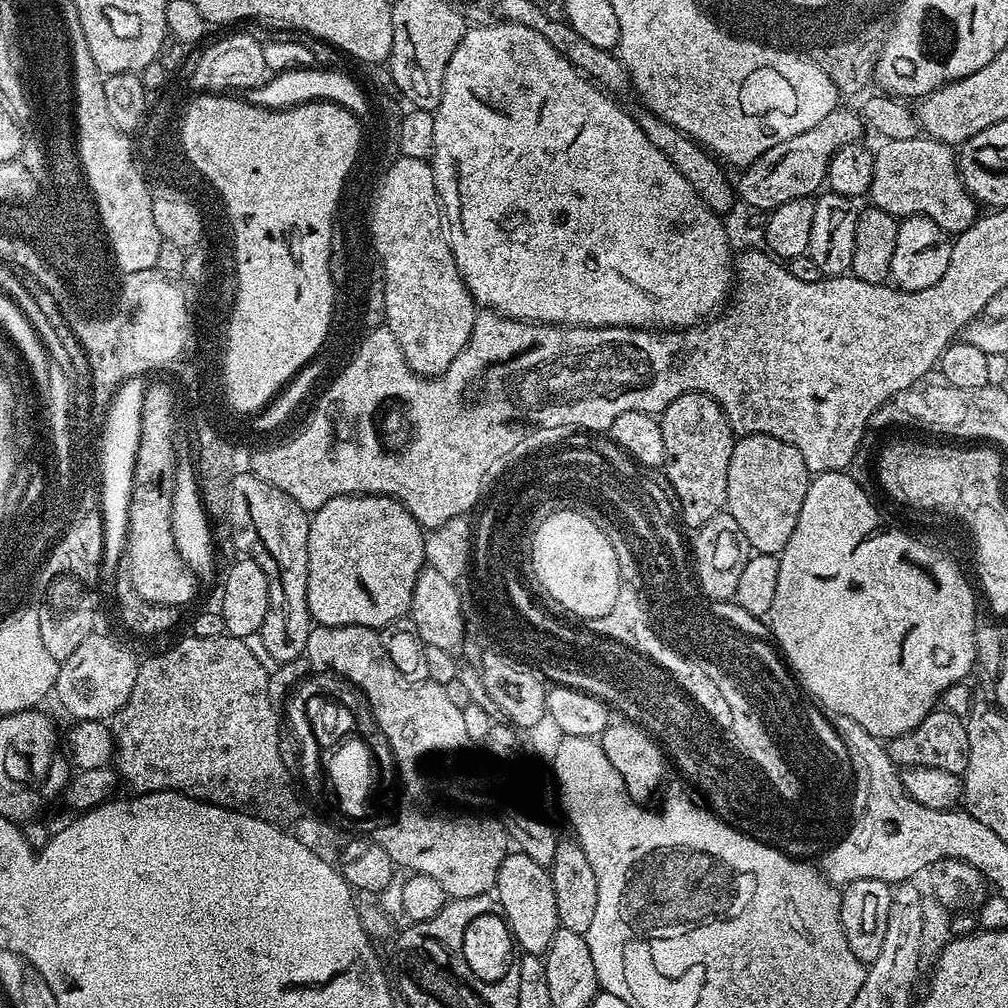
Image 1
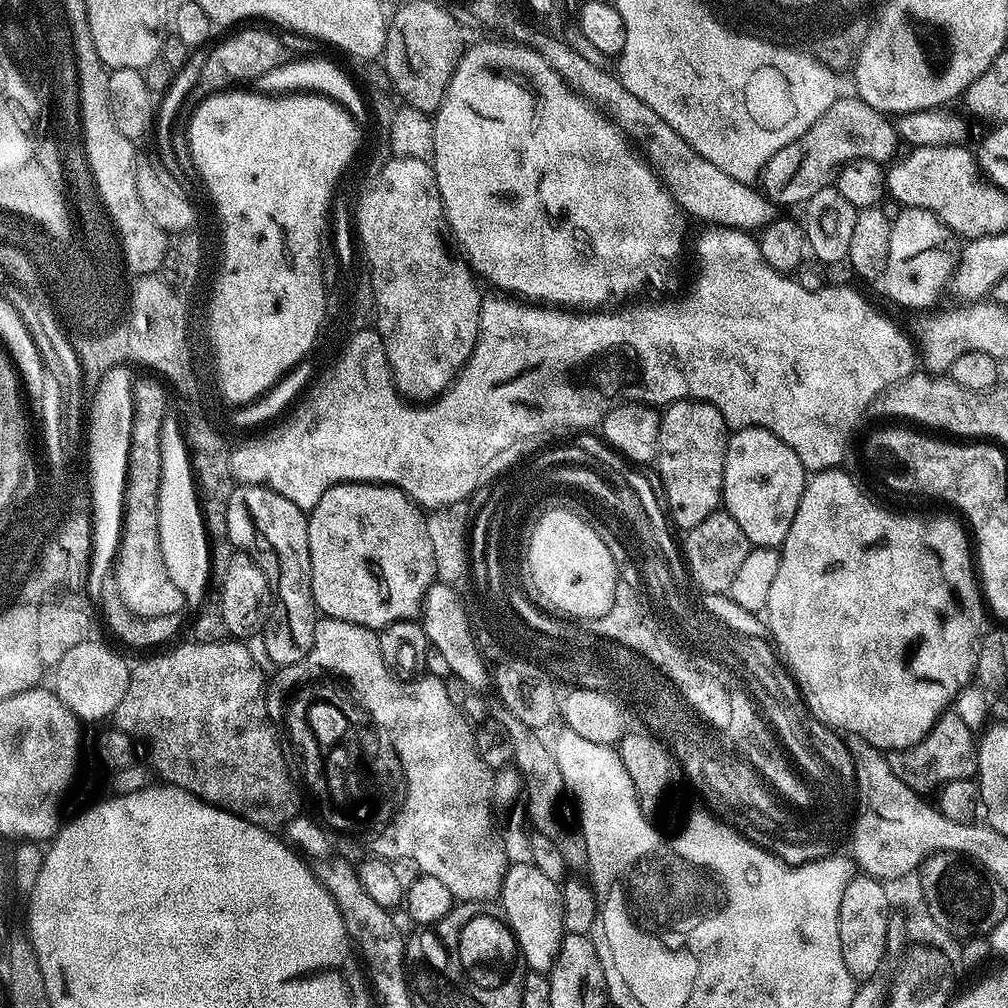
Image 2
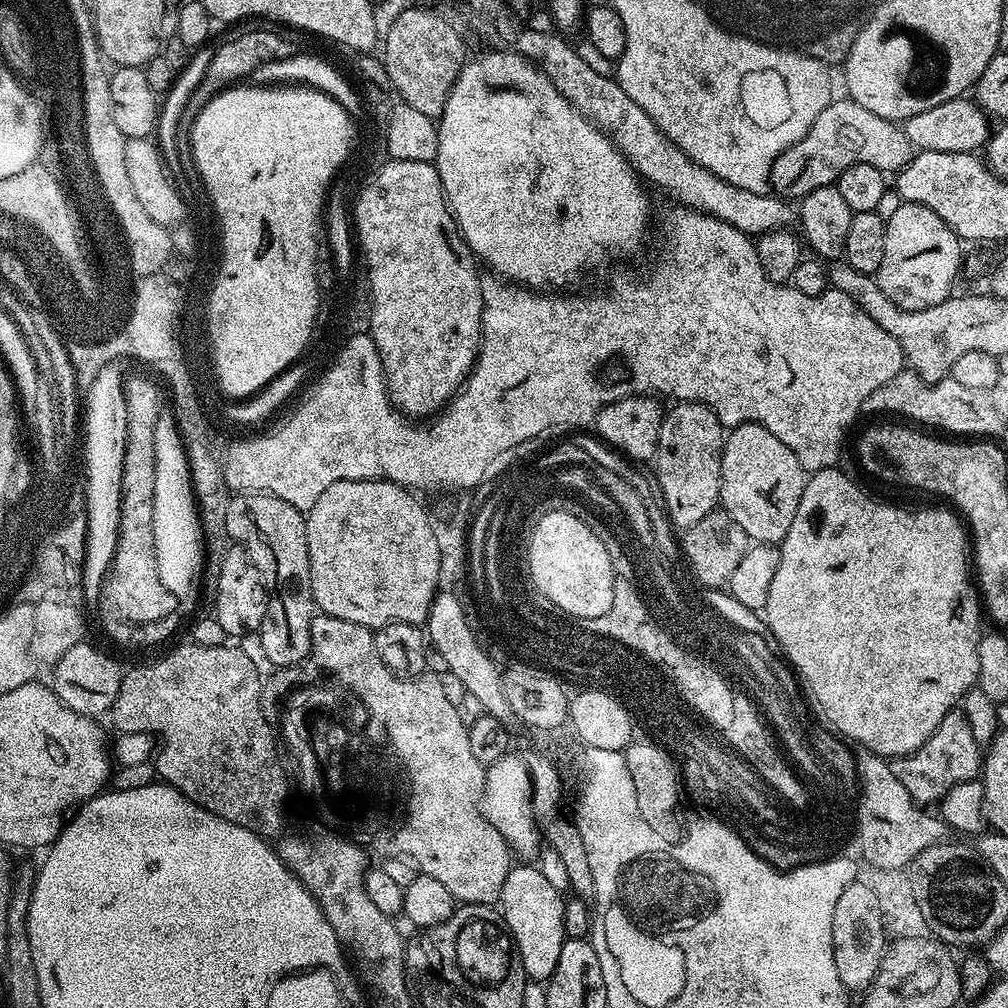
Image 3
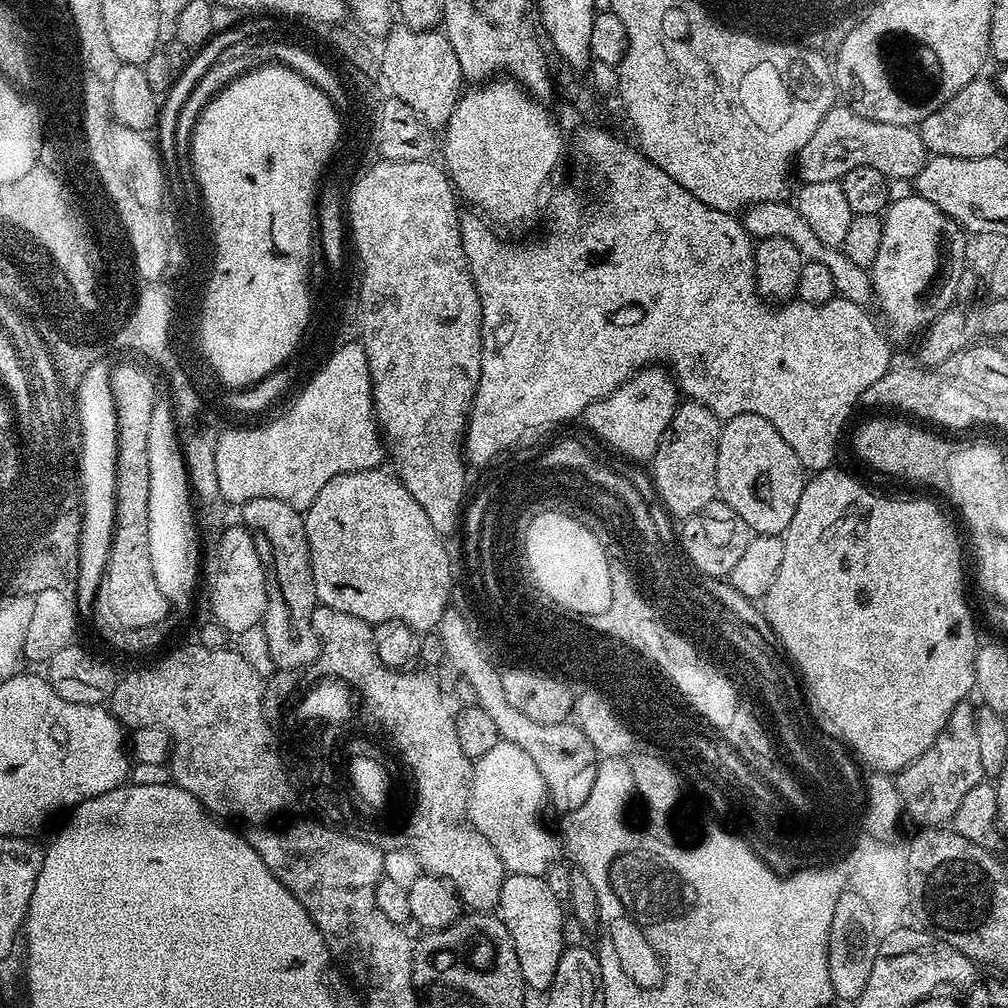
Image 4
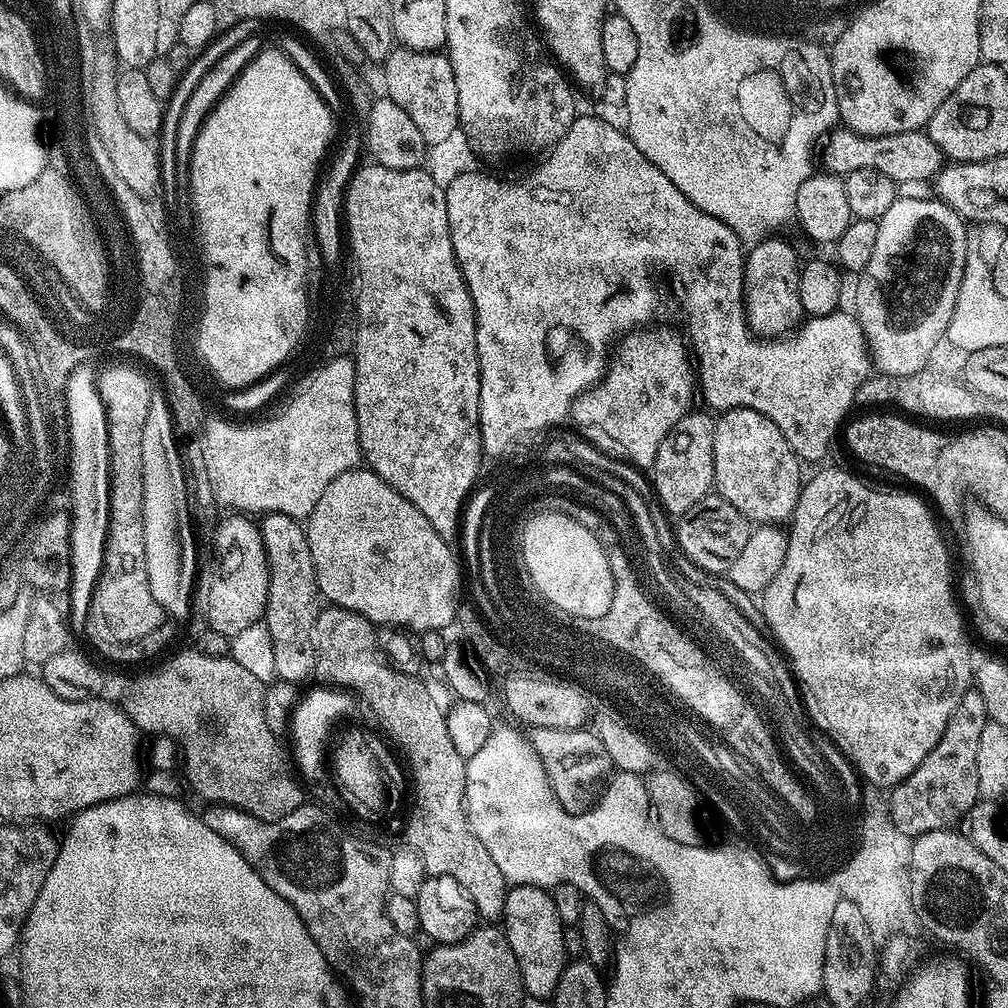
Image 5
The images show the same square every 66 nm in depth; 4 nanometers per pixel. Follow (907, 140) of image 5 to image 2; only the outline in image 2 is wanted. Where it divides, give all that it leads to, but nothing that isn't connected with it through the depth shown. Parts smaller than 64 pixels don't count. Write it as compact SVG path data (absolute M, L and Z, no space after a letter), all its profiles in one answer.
M844 100L835 103L794 142L782 146L760 172L759 187L773 205L808 203L818 190L829 187L835 181L841 164L858 158L870 158L888 162L897 155L898 137L893 121L885 113L876 112L868 103Z

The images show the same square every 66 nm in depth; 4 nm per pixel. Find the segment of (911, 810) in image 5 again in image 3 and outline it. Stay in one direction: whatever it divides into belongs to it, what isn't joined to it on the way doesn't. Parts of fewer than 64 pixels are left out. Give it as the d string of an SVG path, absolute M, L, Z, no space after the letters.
M953 710L938 722L938 730L918 746L908 756L902 756L891 761L892 773L902 786L914 798L914 802L921 806L939 805L954 786L962 782L977 779L982 772L982 745L970 730L970 722L962 710Z

